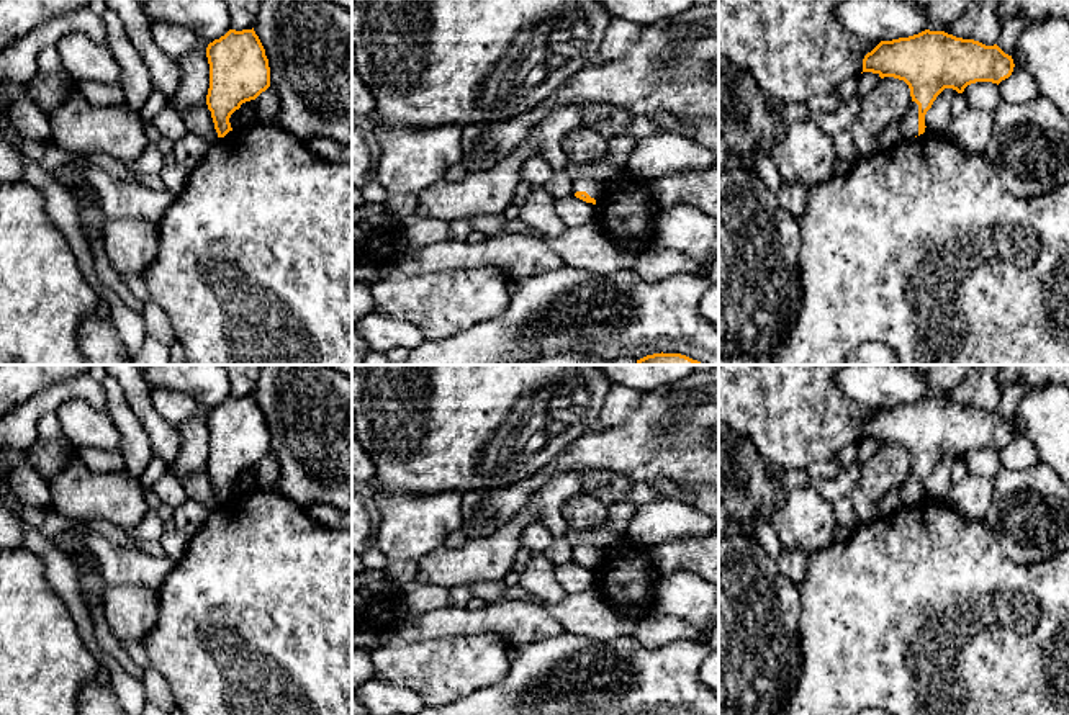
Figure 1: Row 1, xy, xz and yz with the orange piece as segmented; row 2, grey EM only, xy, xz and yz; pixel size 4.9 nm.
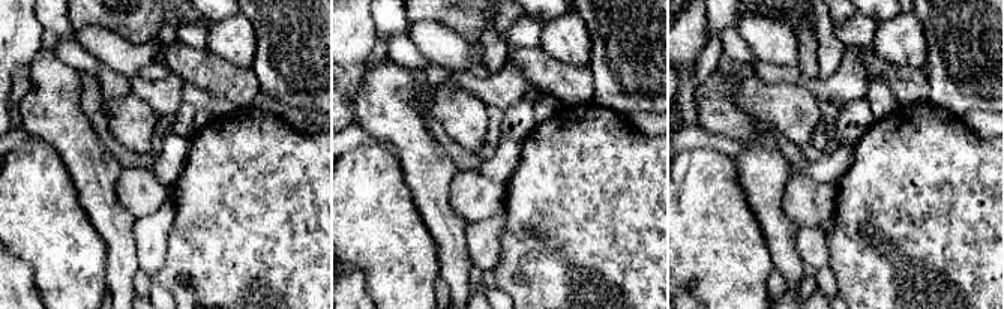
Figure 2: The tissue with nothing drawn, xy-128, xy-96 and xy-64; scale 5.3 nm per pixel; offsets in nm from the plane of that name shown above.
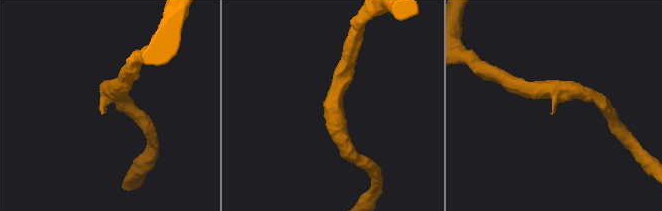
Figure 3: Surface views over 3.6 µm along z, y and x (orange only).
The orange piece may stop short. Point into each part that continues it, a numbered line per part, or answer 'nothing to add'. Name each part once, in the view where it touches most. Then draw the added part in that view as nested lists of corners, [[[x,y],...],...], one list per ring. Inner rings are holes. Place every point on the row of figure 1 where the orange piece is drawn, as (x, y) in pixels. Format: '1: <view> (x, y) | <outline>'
1: yz (909, 126) | [[[912,101],[910,110],[897,126],[897,142],[912,141],[915,136],[918,136],[918,105],[915,101]]]

